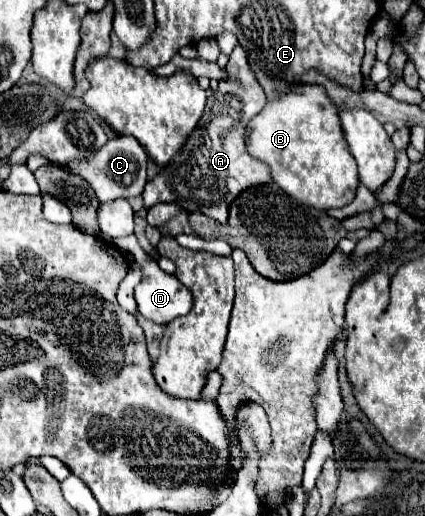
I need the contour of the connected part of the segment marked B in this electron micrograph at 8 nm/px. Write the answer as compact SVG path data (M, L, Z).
M301 83L281 99L269 101L247 125L247 151L267 163L273 181L301 205L327 211L345 207L355 199L357 163L343 139L337 105L319 85Z

